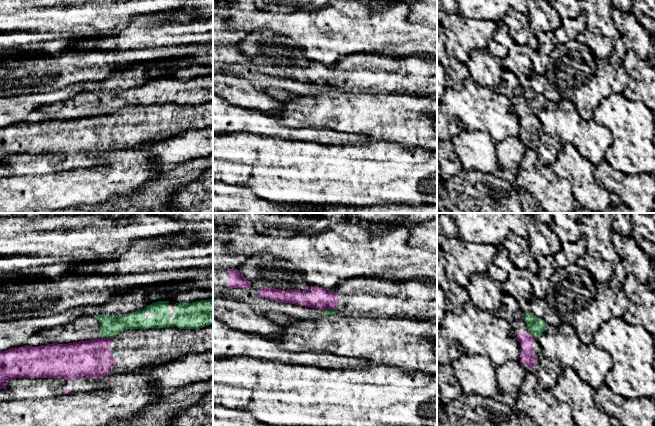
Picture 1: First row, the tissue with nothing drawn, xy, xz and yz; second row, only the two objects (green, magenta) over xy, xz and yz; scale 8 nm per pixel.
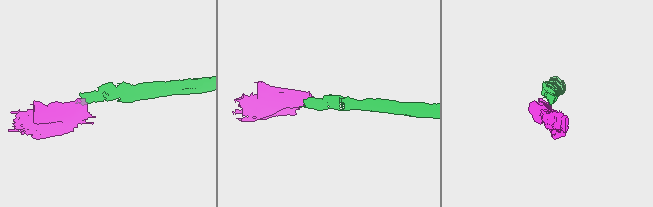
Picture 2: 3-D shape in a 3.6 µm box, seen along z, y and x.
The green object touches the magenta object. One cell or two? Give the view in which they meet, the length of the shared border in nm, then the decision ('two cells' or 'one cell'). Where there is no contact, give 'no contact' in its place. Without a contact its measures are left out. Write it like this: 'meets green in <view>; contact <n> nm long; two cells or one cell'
meets green in xy; contact 110 nm long; two cells

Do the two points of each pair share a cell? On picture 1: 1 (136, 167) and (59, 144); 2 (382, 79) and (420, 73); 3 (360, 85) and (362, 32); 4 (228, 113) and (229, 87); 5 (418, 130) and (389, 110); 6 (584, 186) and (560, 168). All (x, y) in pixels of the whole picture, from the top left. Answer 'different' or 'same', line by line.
1: different
2: same
3: different
4: different
5: same
6: same

